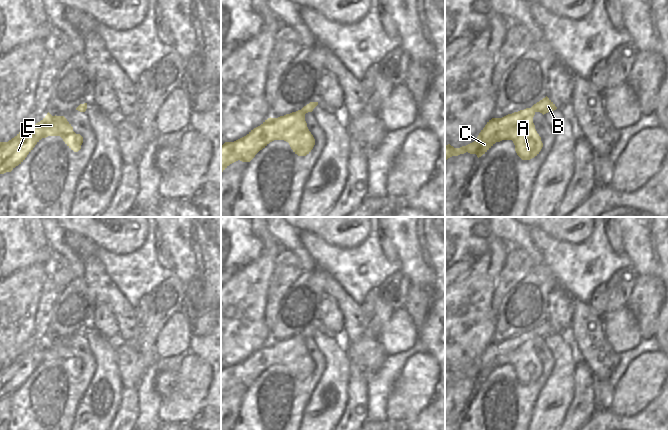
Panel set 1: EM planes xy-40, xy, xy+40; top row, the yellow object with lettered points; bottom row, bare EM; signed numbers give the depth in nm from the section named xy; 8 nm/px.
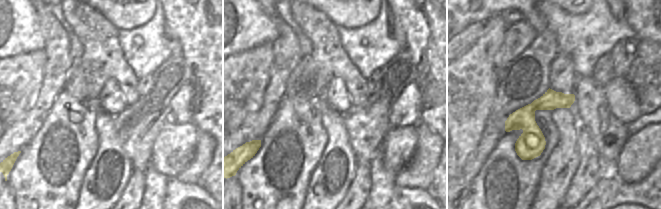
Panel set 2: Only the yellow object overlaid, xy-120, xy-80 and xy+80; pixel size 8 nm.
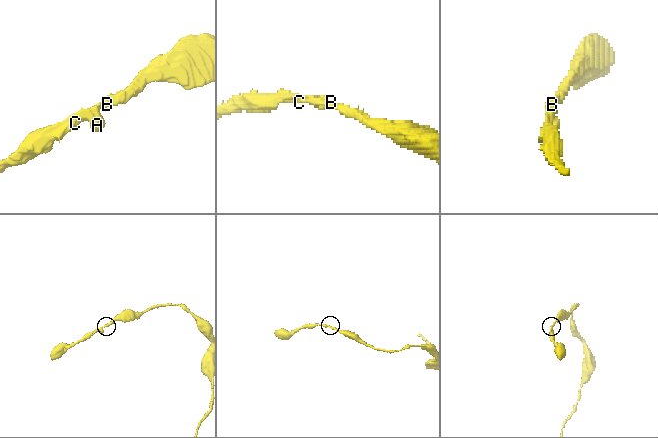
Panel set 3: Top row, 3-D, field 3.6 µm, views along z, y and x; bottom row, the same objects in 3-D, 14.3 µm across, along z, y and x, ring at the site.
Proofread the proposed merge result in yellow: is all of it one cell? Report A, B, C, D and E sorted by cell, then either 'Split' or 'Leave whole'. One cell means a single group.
Groups: A B C D E. Leave whole

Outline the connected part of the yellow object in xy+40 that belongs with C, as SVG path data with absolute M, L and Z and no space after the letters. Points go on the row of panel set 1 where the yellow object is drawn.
M546 96L531 108L508 114L502 118L492 118L474 142L460 148L446 145L445 161L452 156L466 152L476 154L479 158L496 142L502 140L512 140L517 155L522 160L530 160L537 156L543 147L541 137L533 123L535 113L540 112L544 115L556 109L555 104Z

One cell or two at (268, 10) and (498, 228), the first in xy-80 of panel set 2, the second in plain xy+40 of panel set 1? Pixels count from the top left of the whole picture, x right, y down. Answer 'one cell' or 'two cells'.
two cells

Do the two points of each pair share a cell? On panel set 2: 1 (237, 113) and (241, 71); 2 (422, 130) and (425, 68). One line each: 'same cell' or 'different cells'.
1: same cell
2: different cells

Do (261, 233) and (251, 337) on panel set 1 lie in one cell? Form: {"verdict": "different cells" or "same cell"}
{"verdict": "same cell"}

